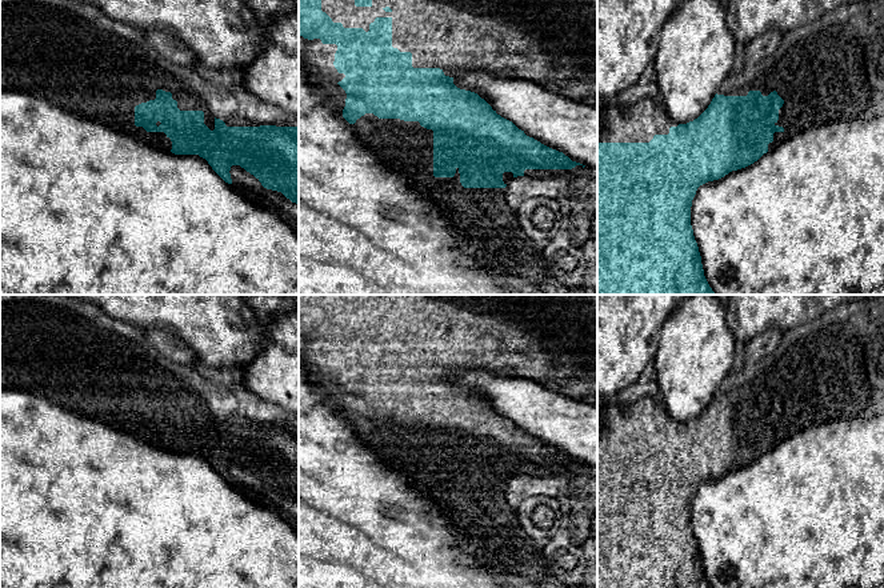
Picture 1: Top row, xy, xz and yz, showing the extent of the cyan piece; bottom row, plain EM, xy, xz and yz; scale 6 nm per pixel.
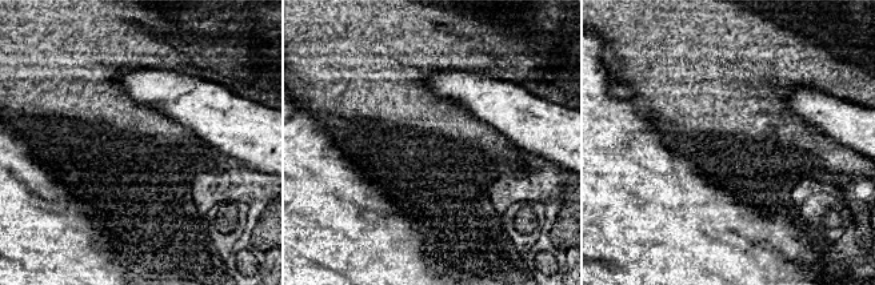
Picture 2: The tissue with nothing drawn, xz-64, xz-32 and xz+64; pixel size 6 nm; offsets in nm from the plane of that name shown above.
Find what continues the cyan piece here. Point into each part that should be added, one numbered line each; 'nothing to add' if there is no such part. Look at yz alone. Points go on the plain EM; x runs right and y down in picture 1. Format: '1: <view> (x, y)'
1: yz (638, 412)

